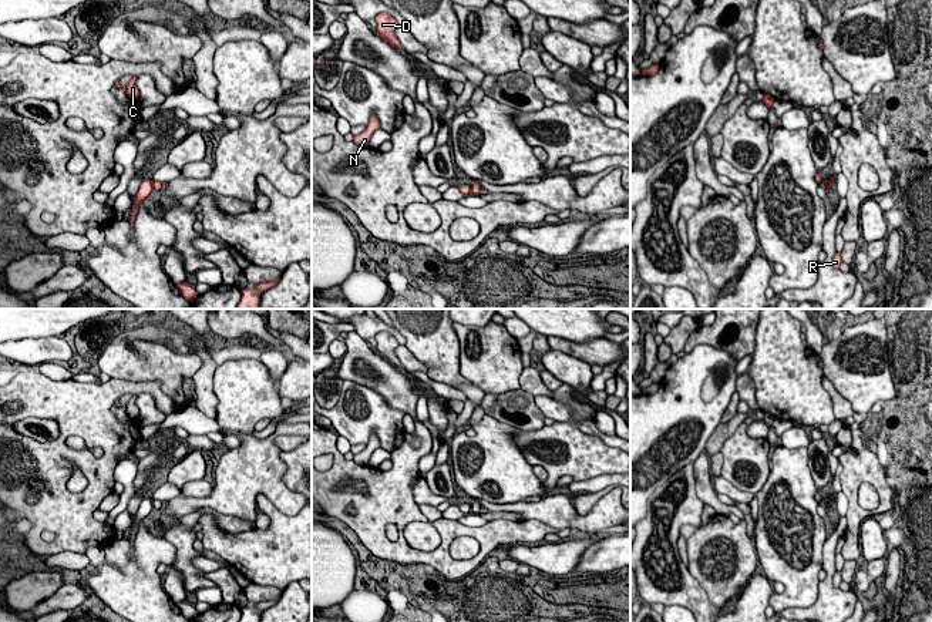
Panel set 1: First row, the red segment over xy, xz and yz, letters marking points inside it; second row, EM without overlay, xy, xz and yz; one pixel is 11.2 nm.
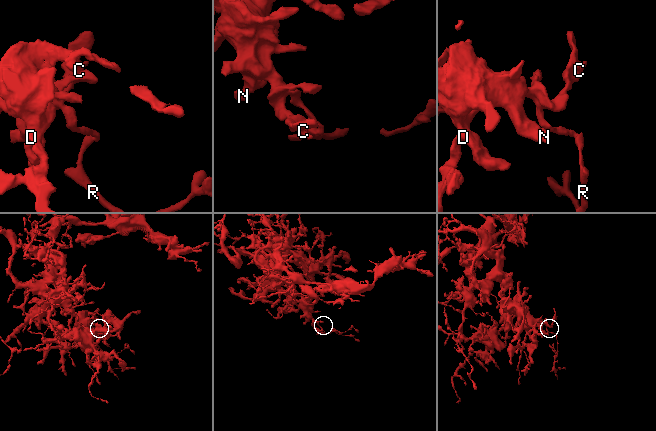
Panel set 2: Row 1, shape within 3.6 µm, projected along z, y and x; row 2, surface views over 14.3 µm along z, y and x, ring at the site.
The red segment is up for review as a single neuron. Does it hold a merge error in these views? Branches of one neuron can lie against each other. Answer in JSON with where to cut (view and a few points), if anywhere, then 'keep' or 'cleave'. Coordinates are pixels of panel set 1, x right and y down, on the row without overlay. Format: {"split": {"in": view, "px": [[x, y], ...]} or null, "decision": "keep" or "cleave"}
{"split": {"in": "xy", "px": [[151, 500], [154, 507]]}, "decision": "cleave"}

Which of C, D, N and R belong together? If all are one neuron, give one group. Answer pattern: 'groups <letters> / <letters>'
groups C D N / R

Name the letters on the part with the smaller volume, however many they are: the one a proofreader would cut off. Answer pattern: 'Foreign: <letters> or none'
Foreign: R

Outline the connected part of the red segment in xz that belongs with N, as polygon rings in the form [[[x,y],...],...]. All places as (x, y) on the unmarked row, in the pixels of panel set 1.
[[[373,431],[369,443],[366,444],[366,448],[363,451],[354,454],[353,461],[360,465],[367,465],[371,454],[377,448],[381,448],[381,446],[380,446],[380,440],[378,440],[377,434]]]

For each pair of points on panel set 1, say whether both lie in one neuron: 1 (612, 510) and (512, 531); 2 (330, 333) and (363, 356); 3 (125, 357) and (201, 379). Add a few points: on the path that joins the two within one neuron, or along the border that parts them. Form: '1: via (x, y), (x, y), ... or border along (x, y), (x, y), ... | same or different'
1: border along (522, 518), (539, 520), (558, 530) | different
2: border along (355, 330), (346, 332) | different
3: border along (194, 352), (201, 359), (202, 366), (191, 377) | different

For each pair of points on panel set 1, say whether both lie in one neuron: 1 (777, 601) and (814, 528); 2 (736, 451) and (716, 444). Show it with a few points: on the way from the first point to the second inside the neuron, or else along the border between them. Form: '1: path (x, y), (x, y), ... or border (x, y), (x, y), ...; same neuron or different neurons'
1: path (796, 587), (800, 575), (816, 558), (816, 547); same neuron
2: border (743, 422), (720, 450); different neurons

